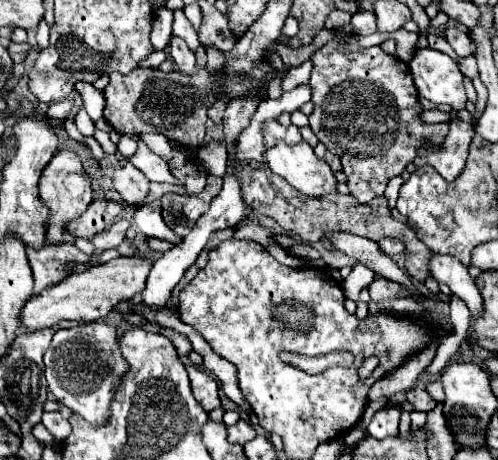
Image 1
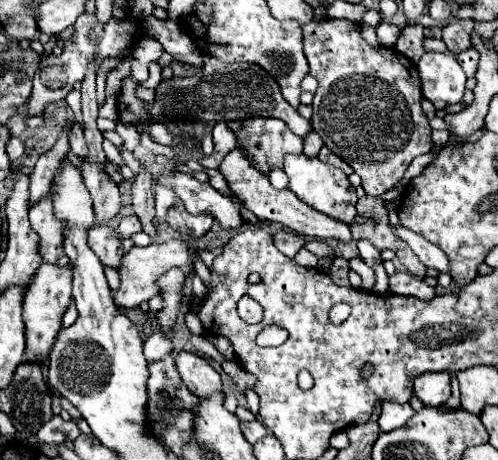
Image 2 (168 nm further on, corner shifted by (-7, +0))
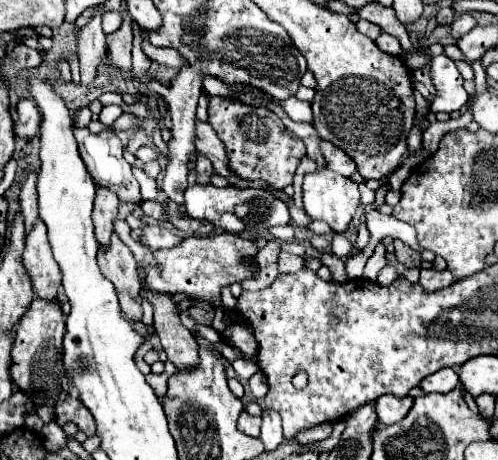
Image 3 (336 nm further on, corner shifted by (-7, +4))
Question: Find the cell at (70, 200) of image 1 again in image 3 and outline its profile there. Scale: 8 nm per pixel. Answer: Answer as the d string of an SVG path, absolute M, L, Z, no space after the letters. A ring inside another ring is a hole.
M36 219L32 231L28 233L26 251L22 259L24 259L26 271L30 271L30 279L36 295L44 299L54 299L62 283L62 271L52 257L48 231L42 219Z

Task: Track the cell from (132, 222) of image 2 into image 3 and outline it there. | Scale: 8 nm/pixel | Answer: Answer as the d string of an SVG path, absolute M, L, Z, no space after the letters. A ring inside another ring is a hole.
M144 201L142 205L140 205L140 211L142 211L142 215L146 215L146 217L152 217L152 219L168 219L166 217L166 211L164 211L164 205L162 203L156 203L156 201Z

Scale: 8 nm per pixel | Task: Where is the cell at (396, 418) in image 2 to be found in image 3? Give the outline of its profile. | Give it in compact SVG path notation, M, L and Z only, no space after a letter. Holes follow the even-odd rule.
M382 395L376 401L376 411L378 411L378 419L384 425L392 425L400 419L404 419L408 415L412 407L412 397L404 397L404 399L396 399L394 395Z

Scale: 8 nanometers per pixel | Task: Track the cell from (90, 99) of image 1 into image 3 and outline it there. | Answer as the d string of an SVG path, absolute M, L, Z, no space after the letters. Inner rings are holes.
M106 105L106 107L102 109L102 113L98 115L98 119L100 119L104 125L112 125L120 115L122 115L122 109L120 109L118 105Z

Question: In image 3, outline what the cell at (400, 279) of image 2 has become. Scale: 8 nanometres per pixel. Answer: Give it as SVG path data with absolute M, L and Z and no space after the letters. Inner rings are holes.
M422 269L422 271L420 271L420 279L418 279L418 283L422 285L424 291L436 291L436 289L442 289L442 287L452 285L454 279L448 275L448 269L446 269L446 271Z

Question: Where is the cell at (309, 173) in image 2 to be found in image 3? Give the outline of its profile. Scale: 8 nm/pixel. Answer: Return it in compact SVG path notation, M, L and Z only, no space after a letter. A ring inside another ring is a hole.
M324 167L324 169L316 169L314 173L304 175L302 191L304 191L304 211L312 219L326 221L334 231L346 231L348 229L352 215L360 203L360 191L358 191L356 181Z

